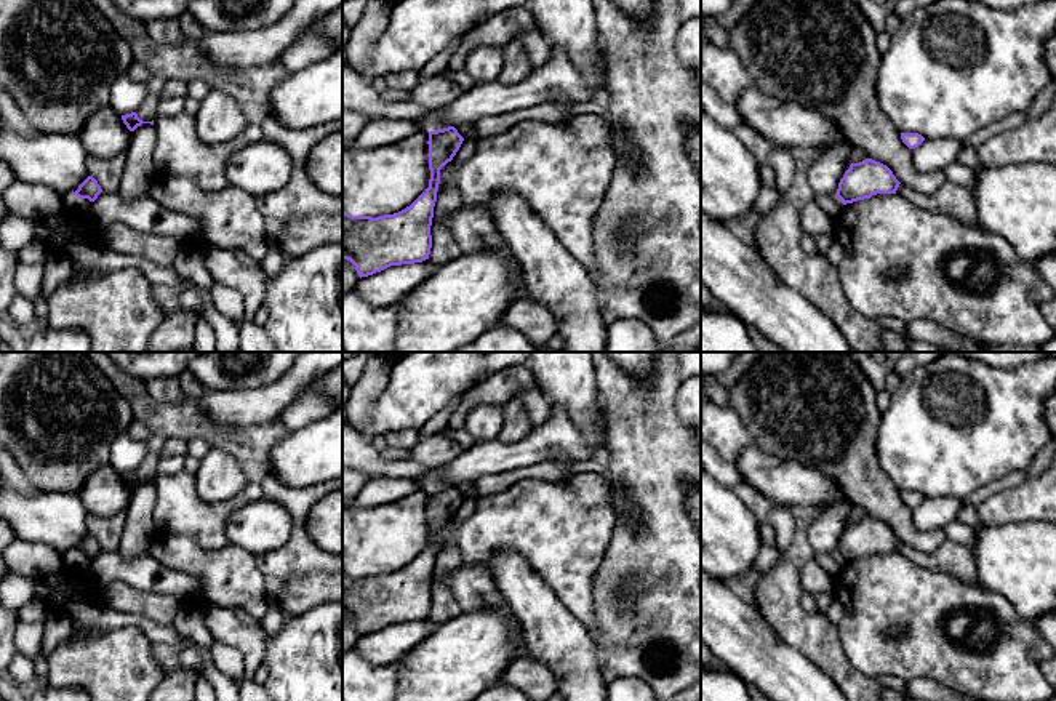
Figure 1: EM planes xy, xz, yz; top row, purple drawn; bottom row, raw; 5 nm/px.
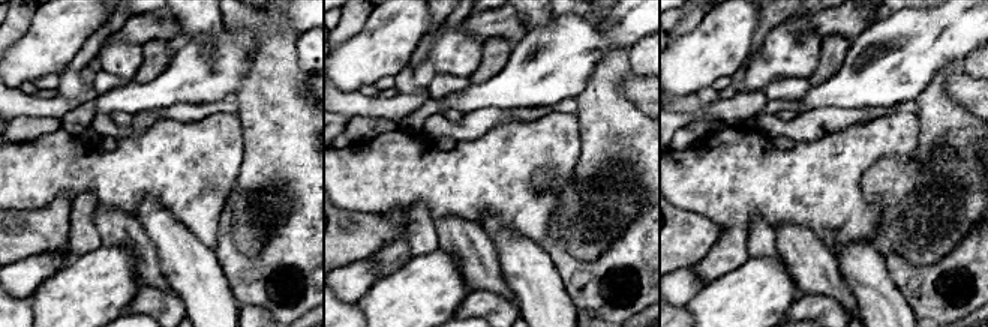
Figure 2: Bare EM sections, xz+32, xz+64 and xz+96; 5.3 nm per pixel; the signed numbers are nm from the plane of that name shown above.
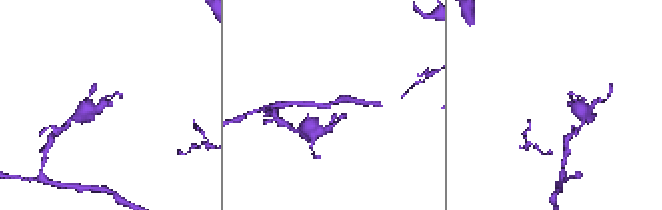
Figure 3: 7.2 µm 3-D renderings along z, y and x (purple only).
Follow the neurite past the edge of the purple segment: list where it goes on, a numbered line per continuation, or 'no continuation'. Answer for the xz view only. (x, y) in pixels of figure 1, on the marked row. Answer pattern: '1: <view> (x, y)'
no continuation

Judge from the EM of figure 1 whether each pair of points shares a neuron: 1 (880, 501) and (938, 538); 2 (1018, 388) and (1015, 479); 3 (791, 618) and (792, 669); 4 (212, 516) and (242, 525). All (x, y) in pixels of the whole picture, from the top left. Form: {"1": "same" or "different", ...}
{"1": "same", "2": "different", "3": "different", "4": "different"}

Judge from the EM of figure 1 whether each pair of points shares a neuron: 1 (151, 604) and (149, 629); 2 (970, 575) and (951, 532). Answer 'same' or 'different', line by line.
1: different
2: different

